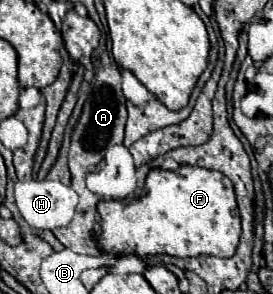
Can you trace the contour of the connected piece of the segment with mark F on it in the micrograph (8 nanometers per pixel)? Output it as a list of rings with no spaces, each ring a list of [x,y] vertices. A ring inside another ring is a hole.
[[[179,166],[175,172],[153,168],[147,174],[143,196],[131,200],[101,200],[97,204],[97,212],[101,216],[101,232],[93,234],[95,244],[103,254],[113,256],[169,254],[177,258],[191,258],[211,254],[219,258],[229,258],[235,254],[241,236],[241,218],[231,180],[217,170],[207,170],[199,166]]]

